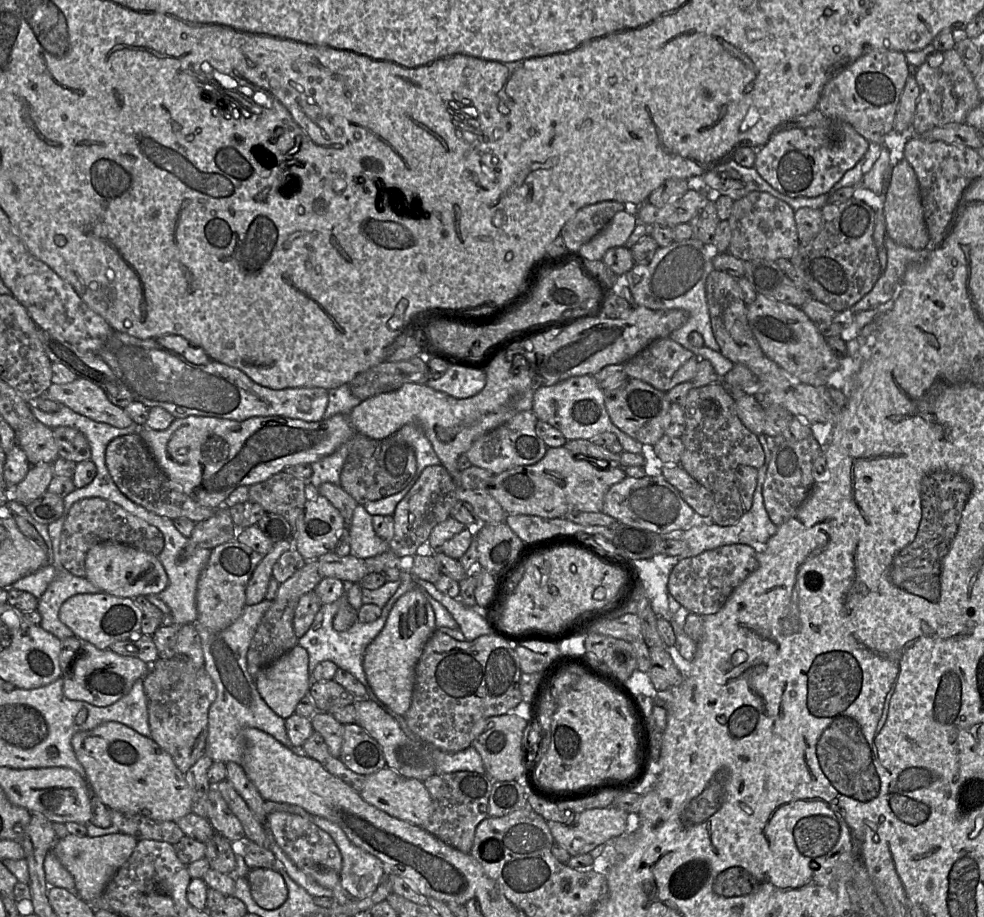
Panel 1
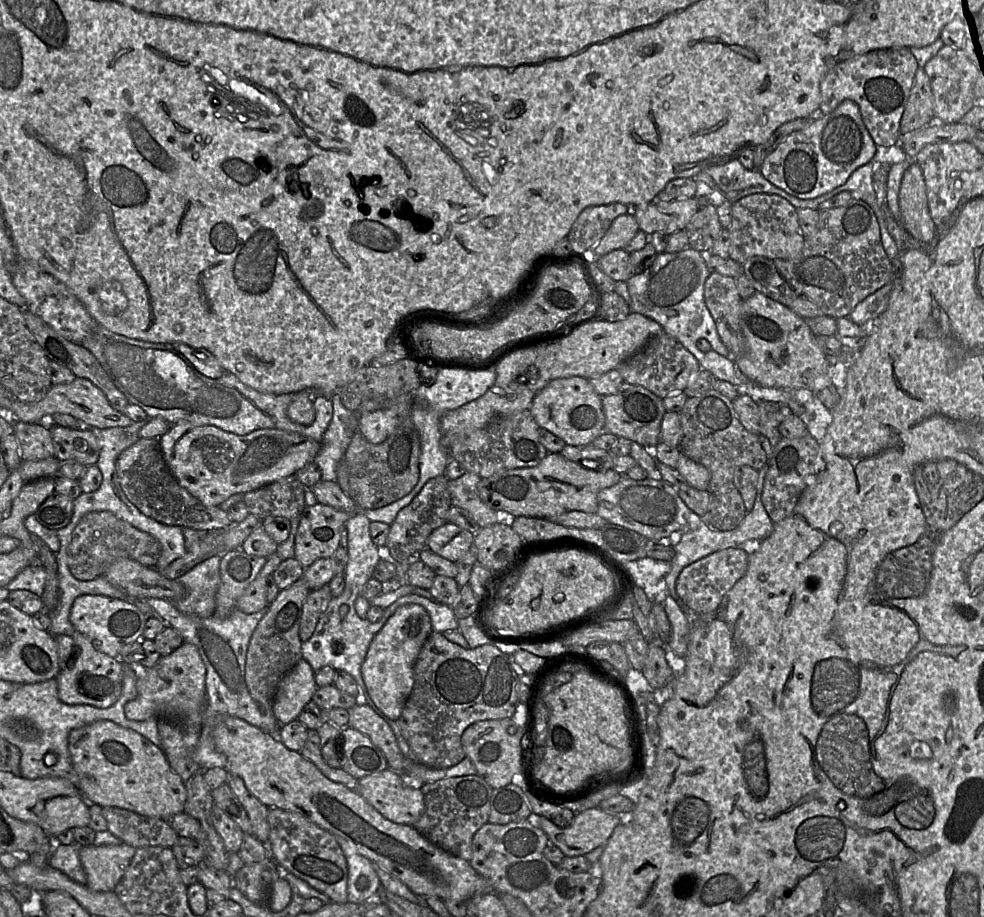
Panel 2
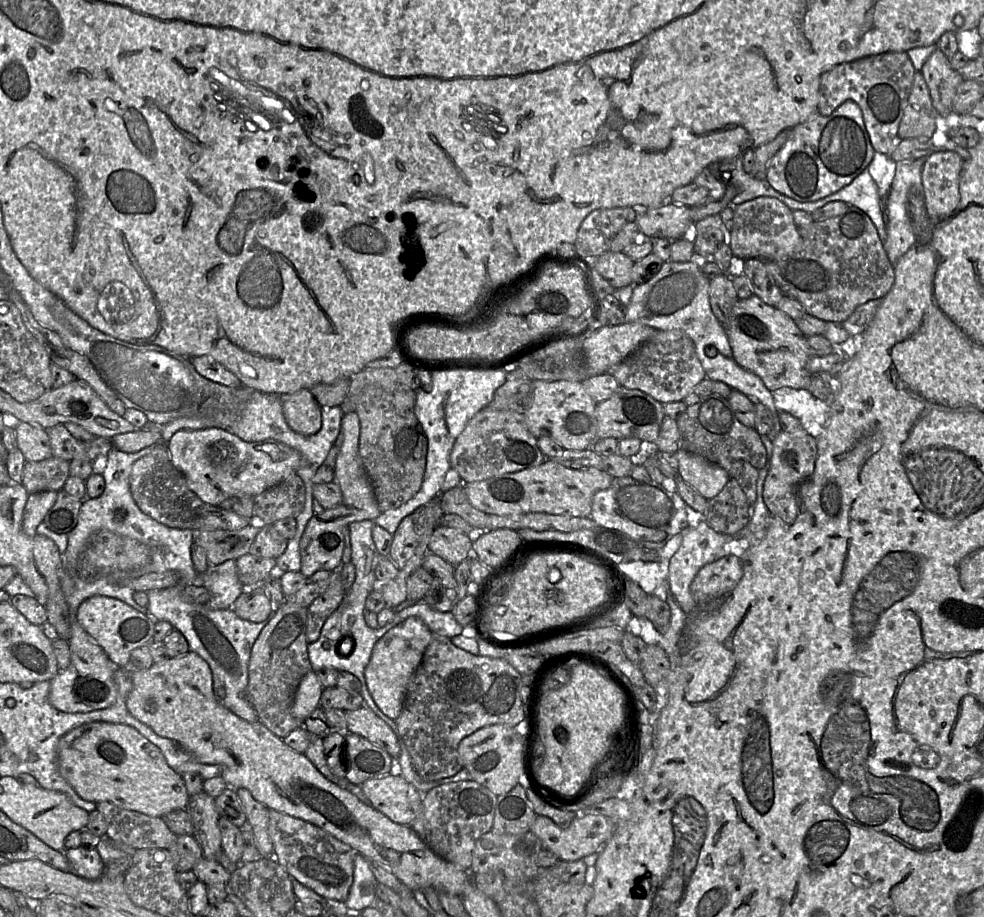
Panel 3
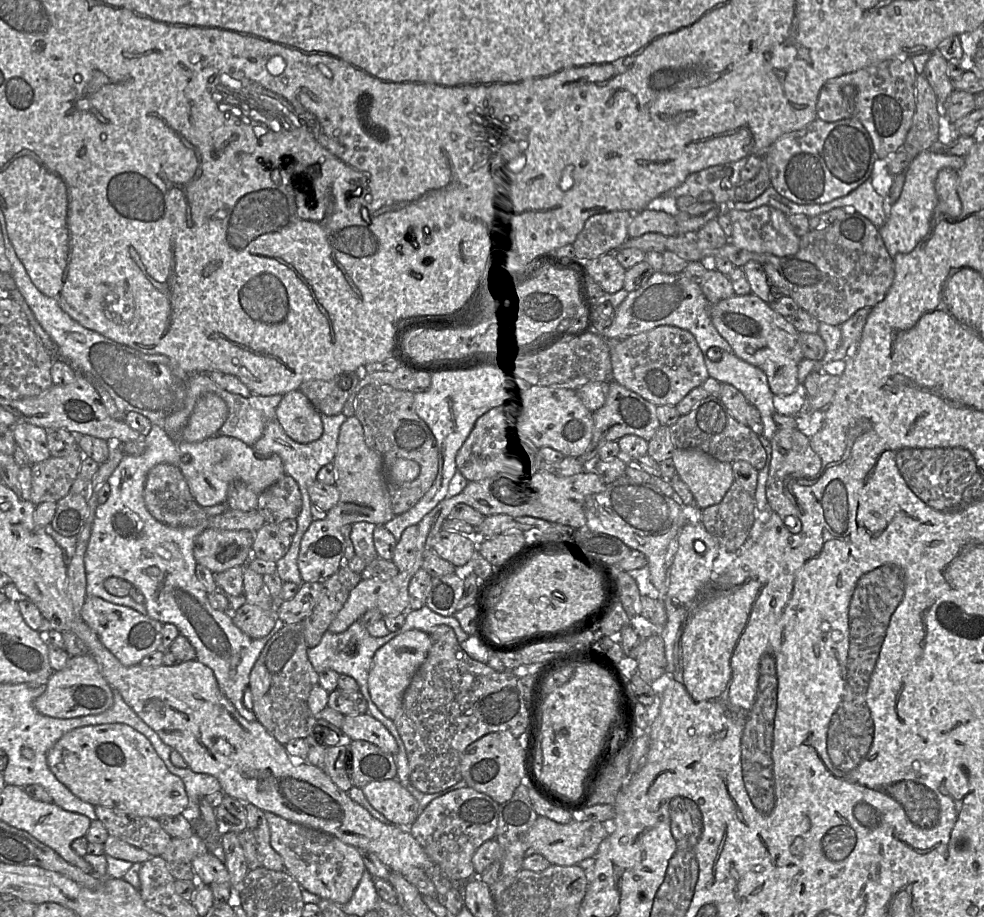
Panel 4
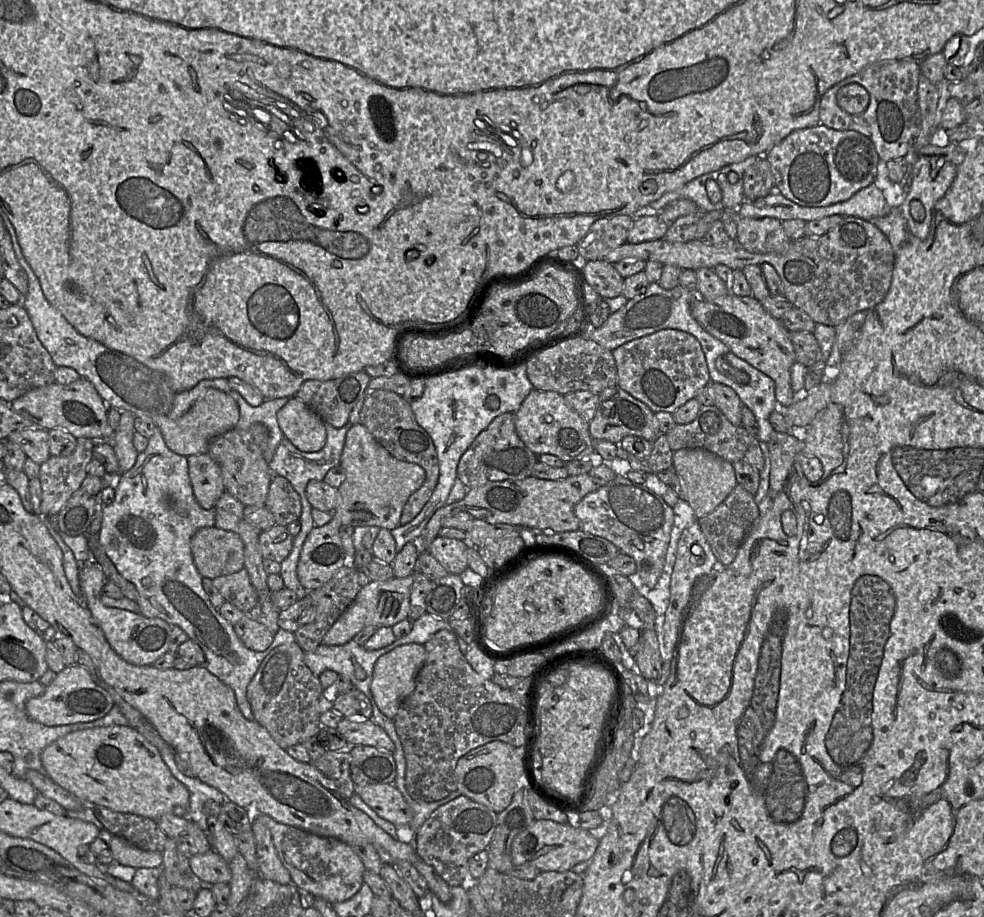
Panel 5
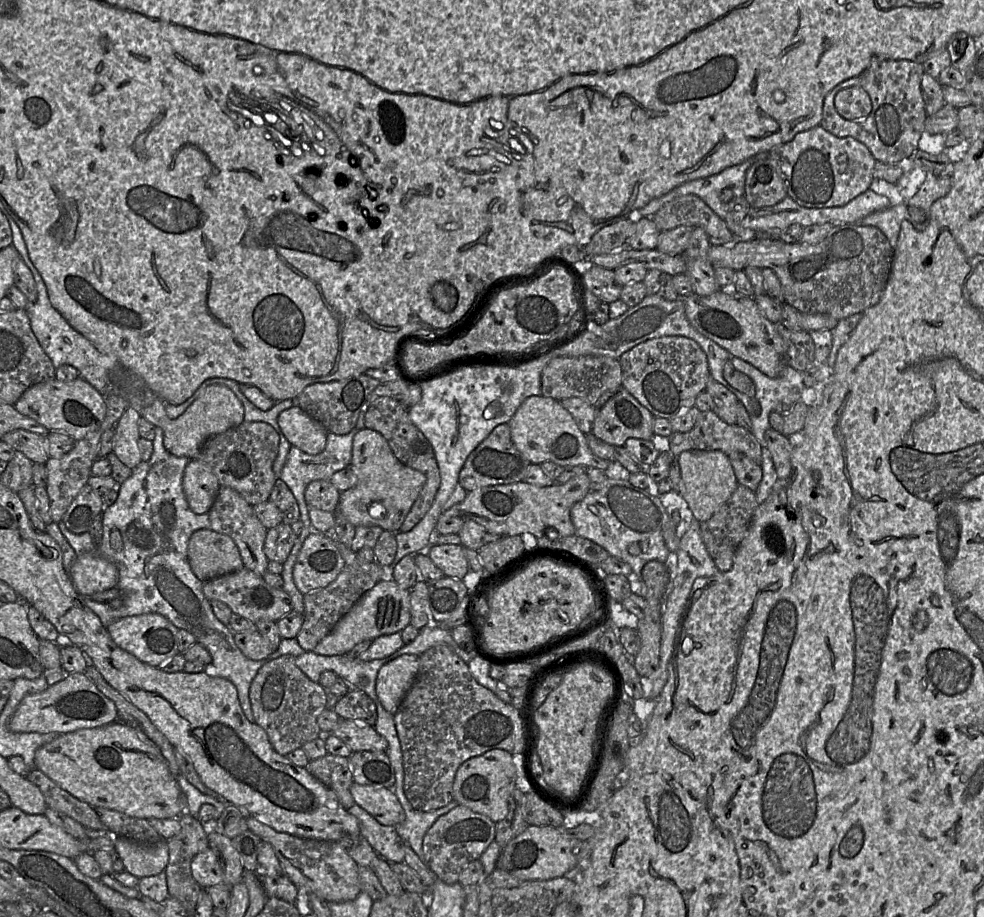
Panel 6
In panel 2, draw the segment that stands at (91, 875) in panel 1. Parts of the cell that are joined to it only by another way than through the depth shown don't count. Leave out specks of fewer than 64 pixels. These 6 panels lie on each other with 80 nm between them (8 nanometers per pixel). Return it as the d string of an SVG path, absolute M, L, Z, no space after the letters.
M118 845L84 846L79 857L86 874L86 886L93 891L112 891L129 867L136 848Z

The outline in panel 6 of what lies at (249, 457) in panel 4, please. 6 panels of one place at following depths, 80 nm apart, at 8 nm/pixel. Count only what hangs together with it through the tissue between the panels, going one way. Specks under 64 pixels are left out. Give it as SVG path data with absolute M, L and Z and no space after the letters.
M191 458L183 474L183 491L190 509L196 514L208 513L220 488L211 469L202 461Z

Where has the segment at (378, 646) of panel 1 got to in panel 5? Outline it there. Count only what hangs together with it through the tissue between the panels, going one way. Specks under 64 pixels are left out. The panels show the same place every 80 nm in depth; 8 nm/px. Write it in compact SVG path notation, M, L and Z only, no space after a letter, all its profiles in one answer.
M410 643L394 648L376 661L371 681L371 693L379 710L389 719L393 720L403 700L414 690L417 674L425 660L425 646Z

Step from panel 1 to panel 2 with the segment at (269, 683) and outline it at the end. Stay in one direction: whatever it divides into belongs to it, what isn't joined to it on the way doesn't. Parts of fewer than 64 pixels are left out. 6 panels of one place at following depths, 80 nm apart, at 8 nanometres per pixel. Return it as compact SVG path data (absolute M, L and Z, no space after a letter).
M302 658L279 681L273 702L273 713L280 725L297 719L305 705L312 700L318 687L314 675L315 671Z

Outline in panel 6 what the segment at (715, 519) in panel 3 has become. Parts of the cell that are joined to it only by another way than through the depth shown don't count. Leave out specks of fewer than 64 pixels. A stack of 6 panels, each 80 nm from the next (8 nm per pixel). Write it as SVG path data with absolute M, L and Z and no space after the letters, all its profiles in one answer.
M738 484L730 498L718 509L714 515L700 523L703 542L720 572L731 569L735 553L747 535L755 510L758 506L755 492L746 486Z

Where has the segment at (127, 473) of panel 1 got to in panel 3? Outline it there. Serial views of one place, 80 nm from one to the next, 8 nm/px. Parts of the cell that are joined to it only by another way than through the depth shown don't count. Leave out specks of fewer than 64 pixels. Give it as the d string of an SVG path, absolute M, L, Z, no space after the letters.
M159 442L152 447L150 453L133 464L129 479L132 497L143 513L168 527L193 531L238 530L255 520L203 502L188 488L184 475L173 465L166 444Z

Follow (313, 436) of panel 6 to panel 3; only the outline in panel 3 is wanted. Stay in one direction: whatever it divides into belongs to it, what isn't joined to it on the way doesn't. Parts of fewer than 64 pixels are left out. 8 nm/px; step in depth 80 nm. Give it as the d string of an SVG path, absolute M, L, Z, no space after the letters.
M300 389L283 396L282 413L288 426L296 433L312 435L322 425L321 407L309 389Z

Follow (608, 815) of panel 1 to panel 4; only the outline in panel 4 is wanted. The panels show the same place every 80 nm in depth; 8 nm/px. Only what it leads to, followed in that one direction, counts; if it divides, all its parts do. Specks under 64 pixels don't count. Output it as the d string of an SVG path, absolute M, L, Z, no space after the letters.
M538 816L526 834L527 856L537 853L544 856L553 865L577 865L586 858L594 857L600 843L608 834L608 823L571 820L566 824L560 824L547 817Z

